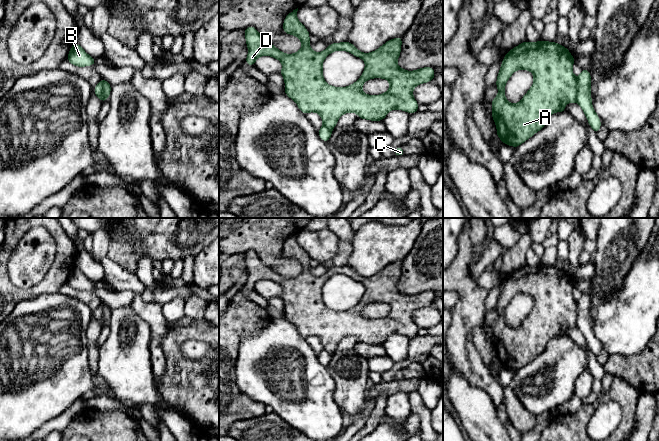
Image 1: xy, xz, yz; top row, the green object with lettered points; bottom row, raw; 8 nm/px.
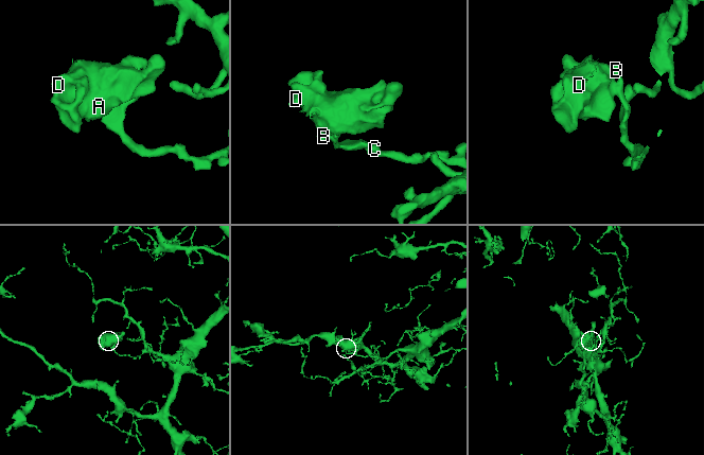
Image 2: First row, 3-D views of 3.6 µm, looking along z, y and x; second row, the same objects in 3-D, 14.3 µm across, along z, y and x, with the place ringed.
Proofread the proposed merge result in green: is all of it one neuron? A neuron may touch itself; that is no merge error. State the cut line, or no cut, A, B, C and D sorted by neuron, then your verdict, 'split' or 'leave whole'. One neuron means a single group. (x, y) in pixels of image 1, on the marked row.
cut yz (575, 79), (576, 100); groups A D / B C; split

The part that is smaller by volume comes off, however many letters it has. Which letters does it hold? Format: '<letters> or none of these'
A, D

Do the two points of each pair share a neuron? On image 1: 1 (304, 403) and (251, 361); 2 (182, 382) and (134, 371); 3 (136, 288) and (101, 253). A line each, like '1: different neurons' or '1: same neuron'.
1: same neuron
2: different neurons
3: same neuron

